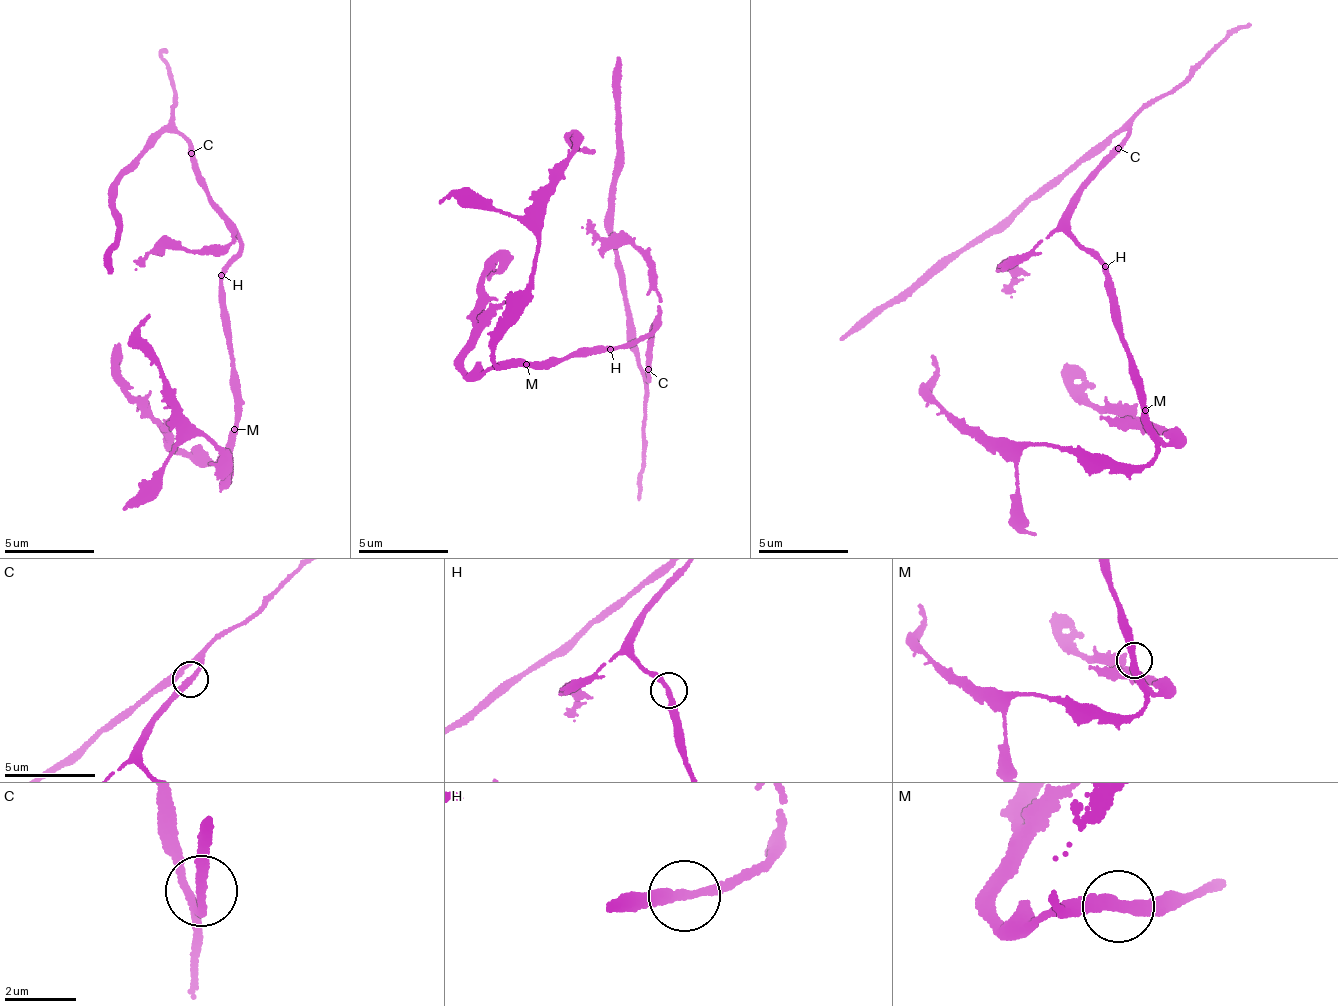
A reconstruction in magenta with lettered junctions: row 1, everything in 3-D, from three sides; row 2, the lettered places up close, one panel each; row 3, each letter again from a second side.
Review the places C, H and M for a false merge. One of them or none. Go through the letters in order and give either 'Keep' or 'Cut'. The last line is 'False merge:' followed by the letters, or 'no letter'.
C: Keep
H: Keep
M: Keep
False merge: no letter

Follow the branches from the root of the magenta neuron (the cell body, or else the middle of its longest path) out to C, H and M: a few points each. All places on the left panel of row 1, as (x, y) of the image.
C: (234, 256), (237, 245), (235, 226), (213, 201), (190, 152)
H: (234, 256), (225, 263), (219, 273)
M: (234, 256), (222, 283), (224, 333), (236, 394), (233, 428)

